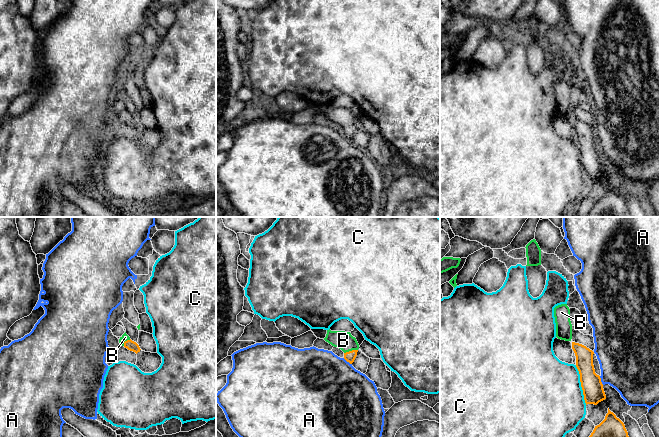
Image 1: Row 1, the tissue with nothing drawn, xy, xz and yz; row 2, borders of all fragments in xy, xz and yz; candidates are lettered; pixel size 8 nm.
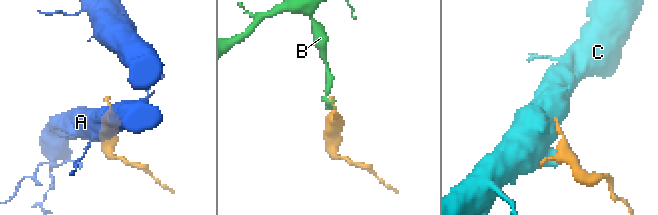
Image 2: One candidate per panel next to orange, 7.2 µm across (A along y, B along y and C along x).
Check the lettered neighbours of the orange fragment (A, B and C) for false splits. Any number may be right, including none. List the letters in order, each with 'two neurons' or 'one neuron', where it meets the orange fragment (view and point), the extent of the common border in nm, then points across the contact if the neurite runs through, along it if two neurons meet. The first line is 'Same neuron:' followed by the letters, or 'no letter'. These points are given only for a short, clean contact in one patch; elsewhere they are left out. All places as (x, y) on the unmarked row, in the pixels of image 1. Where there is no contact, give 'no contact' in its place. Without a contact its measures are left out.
Same neuron: B
A: two neurons; meets orange in yz at (600, 156); contact 80 nm long
B: one neuron; meets orange in xz at (350, 127); contact 120 nm long; runs through xz (350, 132), (350, 127), (343, 116)
C: two neurons; meets orange in yz at (581, 161); contact 340 nm long

